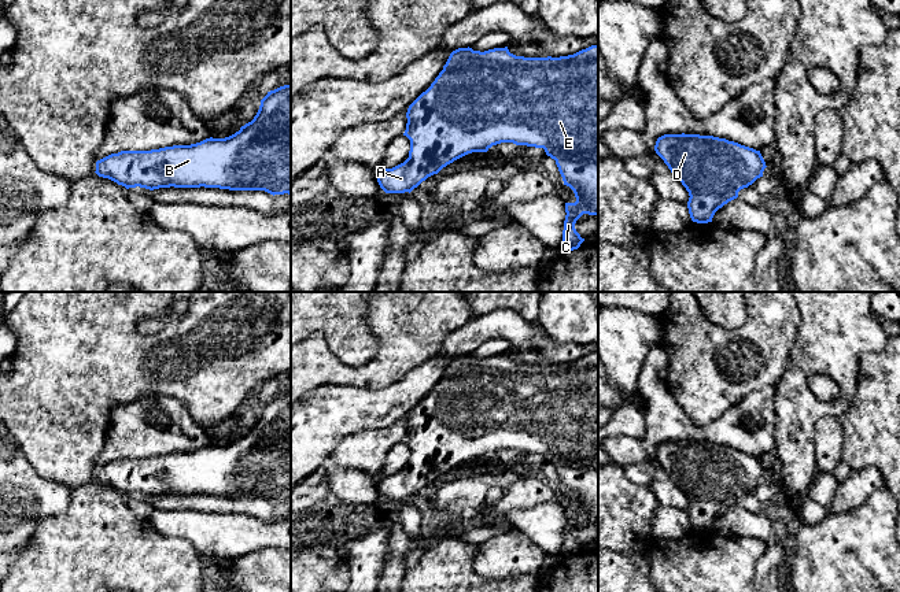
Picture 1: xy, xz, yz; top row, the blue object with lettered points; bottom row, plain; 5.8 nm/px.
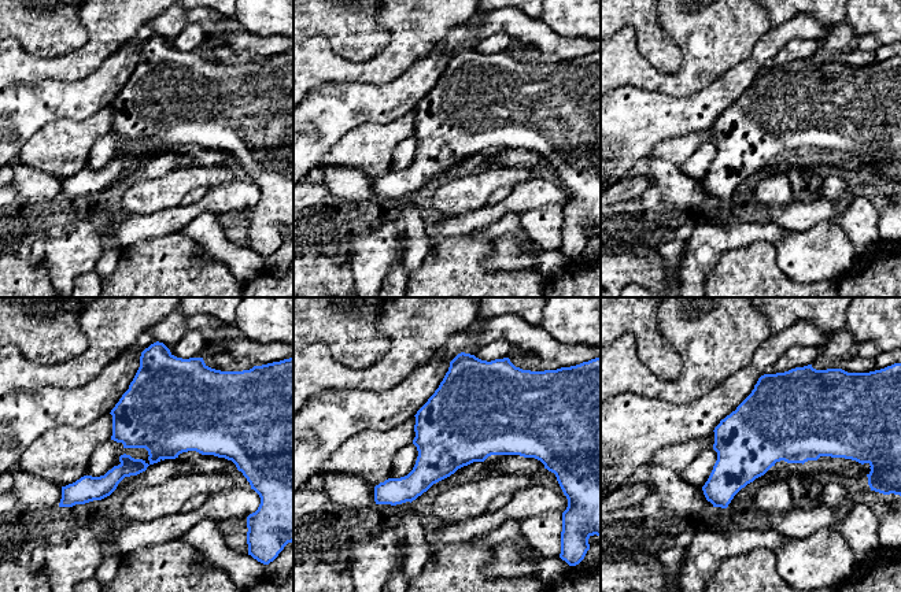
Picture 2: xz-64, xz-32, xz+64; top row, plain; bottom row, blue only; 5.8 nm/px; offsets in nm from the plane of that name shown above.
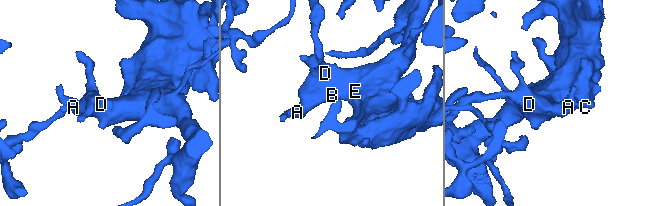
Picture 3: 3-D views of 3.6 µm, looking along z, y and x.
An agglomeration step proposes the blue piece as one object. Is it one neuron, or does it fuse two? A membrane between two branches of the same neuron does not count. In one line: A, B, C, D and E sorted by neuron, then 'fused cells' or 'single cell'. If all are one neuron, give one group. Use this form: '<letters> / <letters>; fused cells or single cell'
A B C D E; single cell

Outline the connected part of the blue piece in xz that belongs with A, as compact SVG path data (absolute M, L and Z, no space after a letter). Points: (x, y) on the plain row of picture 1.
M598 352L560 365L516 363L508 354L484 359L458 355L450 360L431 393L409 412L406 425L403 443L410 447L409 465L392 476L377 478L377 489L386 500L410 500L454 467L472 459L487 459L501 449L543 455L576 504L575 510L565 510L561 556L578 556L584 548L575 536L576 528L583 521L598 522Z

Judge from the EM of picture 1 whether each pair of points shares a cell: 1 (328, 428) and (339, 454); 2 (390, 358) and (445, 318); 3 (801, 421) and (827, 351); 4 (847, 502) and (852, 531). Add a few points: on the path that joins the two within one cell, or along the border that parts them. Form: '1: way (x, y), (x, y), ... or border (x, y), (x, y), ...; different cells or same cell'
1: border (364, 429), (350, 432), (321, 465); different cells
2: way (404, 344), (431, 318); same cell
3: way (801, 403), (801, 376), (810, 367); same cell
4: border (874, 491), (860, 504), (830, 513), (818, 522); different cells

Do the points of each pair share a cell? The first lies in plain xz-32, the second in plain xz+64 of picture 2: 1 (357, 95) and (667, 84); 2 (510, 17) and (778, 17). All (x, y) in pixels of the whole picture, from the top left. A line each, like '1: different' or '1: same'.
1: different
2: different

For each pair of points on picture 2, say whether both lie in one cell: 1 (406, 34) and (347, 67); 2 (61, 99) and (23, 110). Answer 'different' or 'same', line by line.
1: same
2: same

